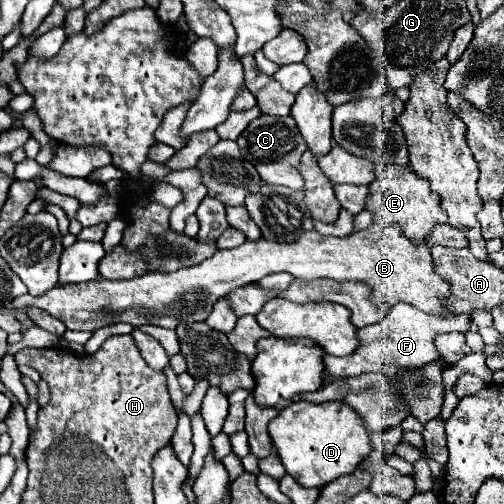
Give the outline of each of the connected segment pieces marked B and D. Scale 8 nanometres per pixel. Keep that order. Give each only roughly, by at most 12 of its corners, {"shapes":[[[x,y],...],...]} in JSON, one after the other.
{"shapes":[[[399,226],[245,240],[199,266],[19,296],[69,330],[175,330],[273,272],[359,280],[387,314],[453,316]],[[293,402],[269,434],[287,474],[323,488],[371,452],[345,402]]]}

